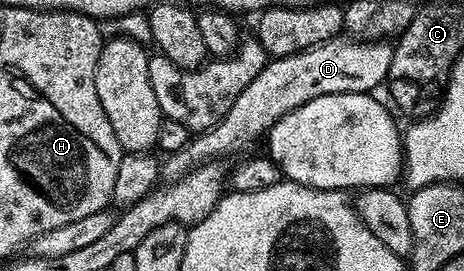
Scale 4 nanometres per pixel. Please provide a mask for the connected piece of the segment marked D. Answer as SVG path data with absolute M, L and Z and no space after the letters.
M341 34L298 54L269 59L258 78L254 78L254 82L250 82L250 86L238 94L234 106L215 126L189 139L185 148L171 153L163 161L163 179L168 179L168 182L183 180L201 165L220 158L216 156L228 156L254 143L274 126L274 122L278 122L278 118L314 98L347 92L371 93L376 90L372 88L379 84L381 87L388 79L390 62L393 61L392 49L393 45L384 38L353 38Z

